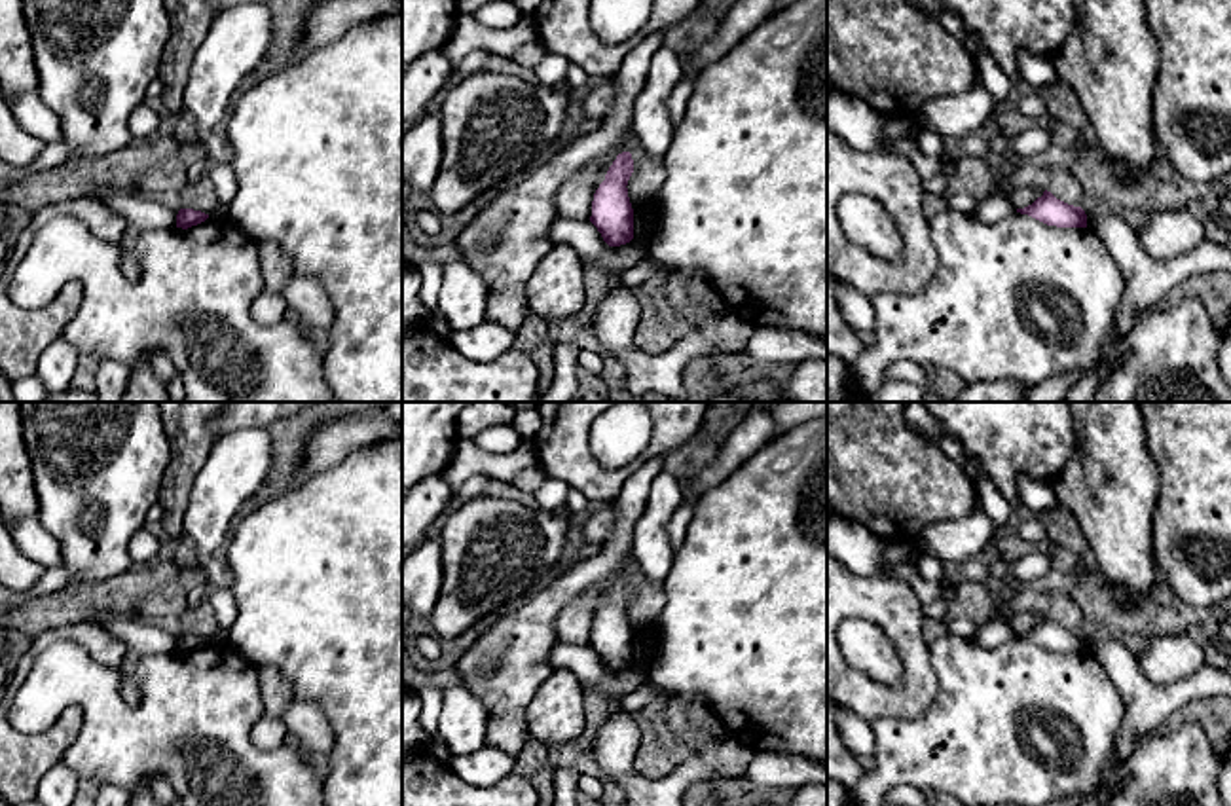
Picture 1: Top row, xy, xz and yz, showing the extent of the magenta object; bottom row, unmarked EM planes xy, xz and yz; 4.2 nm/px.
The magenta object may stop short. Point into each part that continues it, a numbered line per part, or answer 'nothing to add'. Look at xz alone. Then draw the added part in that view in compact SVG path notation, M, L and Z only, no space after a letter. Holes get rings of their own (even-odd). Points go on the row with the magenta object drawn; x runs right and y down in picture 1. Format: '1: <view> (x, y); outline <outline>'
nothing to add

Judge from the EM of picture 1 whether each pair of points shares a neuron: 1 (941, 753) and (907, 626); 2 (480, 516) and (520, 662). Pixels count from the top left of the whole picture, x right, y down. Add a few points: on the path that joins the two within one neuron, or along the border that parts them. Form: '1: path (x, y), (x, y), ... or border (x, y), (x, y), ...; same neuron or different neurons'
1: border (928, 660), (936, 698), (915, 717), (884, 717); different neurons
2: border (541, 583), (526, 598), (501, 613); different neurons

